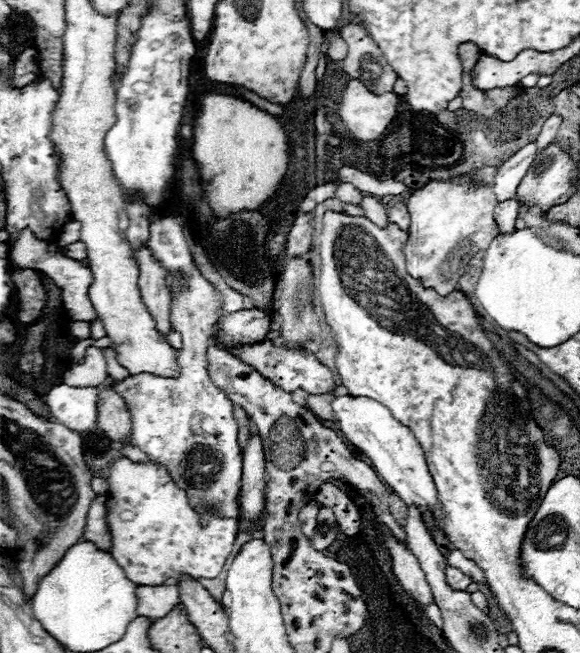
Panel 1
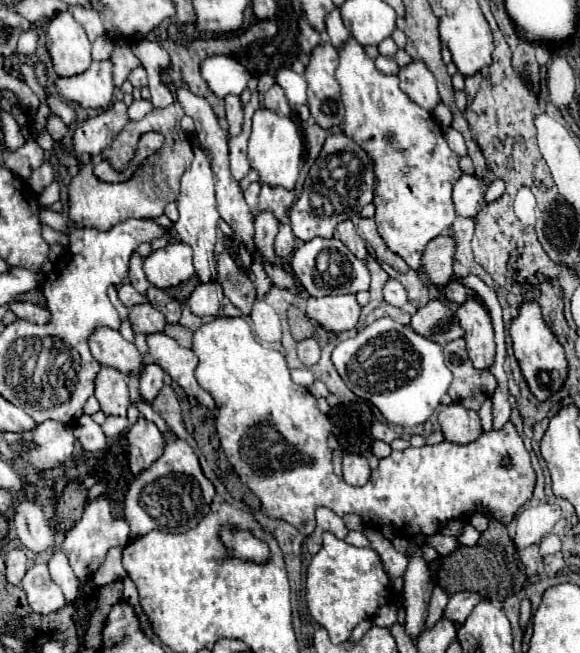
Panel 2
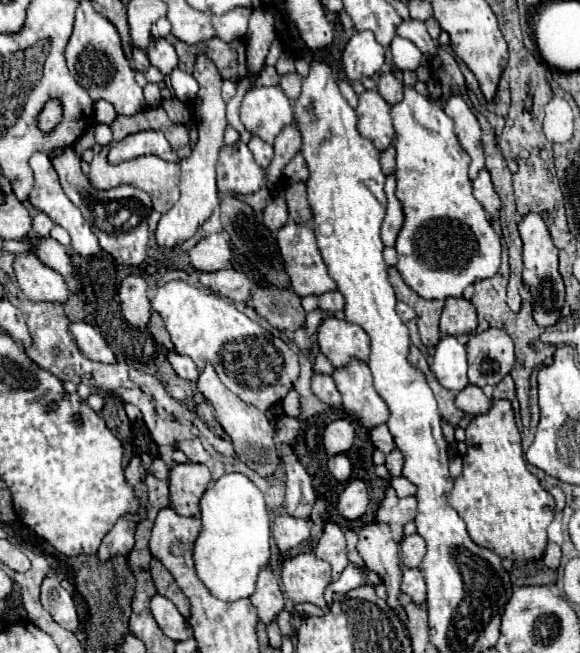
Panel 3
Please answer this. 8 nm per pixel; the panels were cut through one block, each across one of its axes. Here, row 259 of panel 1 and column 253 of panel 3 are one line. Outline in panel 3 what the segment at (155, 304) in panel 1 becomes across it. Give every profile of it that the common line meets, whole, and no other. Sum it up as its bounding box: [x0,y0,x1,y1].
[248,136,274,168]

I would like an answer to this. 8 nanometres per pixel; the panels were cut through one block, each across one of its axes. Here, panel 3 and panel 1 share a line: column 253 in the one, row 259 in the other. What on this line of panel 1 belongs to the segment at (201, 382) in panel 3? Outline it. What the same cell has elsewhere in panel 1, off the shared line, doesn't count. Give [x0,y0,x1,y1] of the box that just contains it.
[404,176,498,296]

